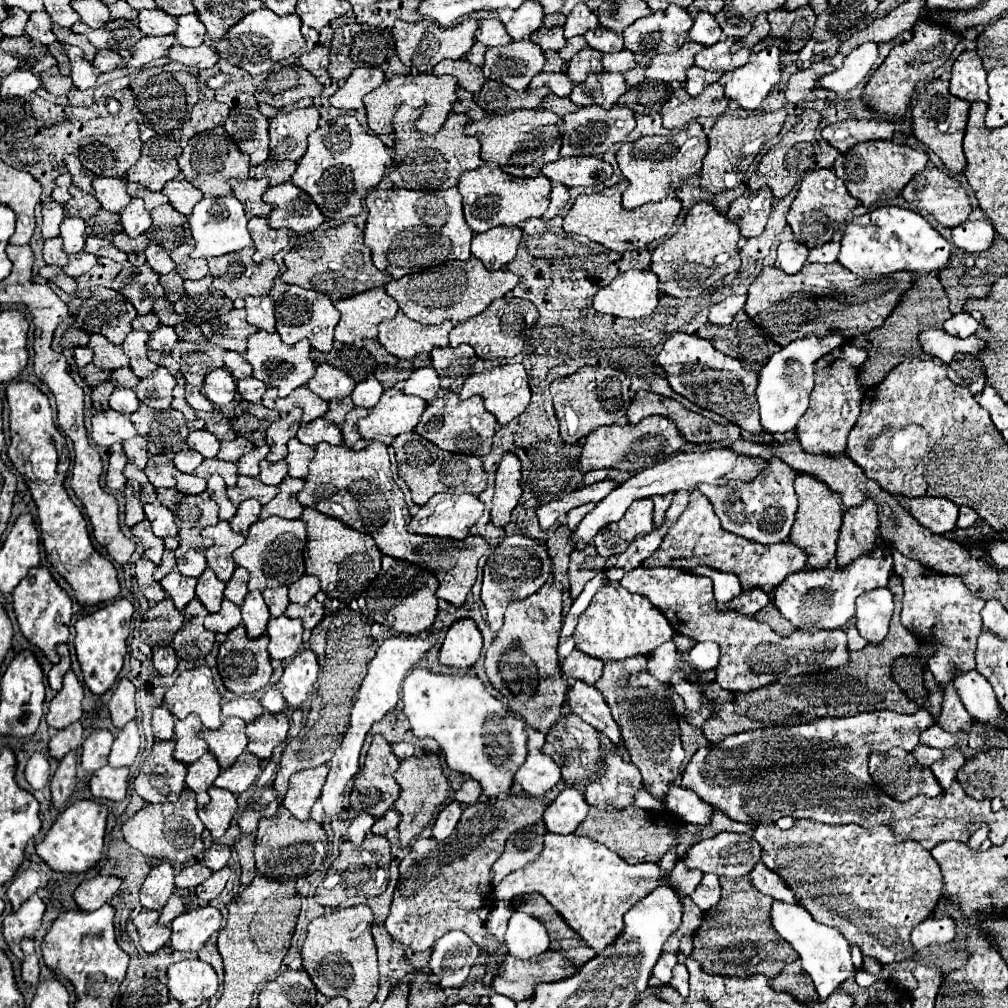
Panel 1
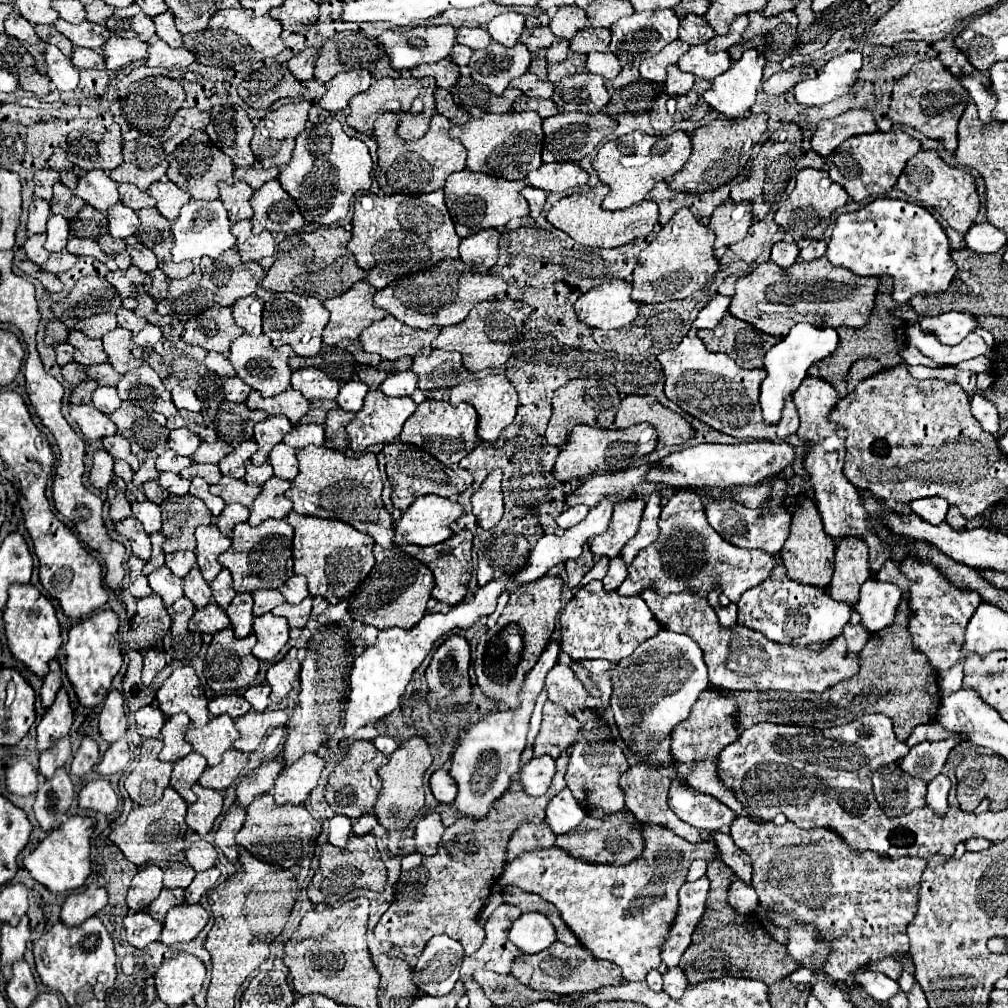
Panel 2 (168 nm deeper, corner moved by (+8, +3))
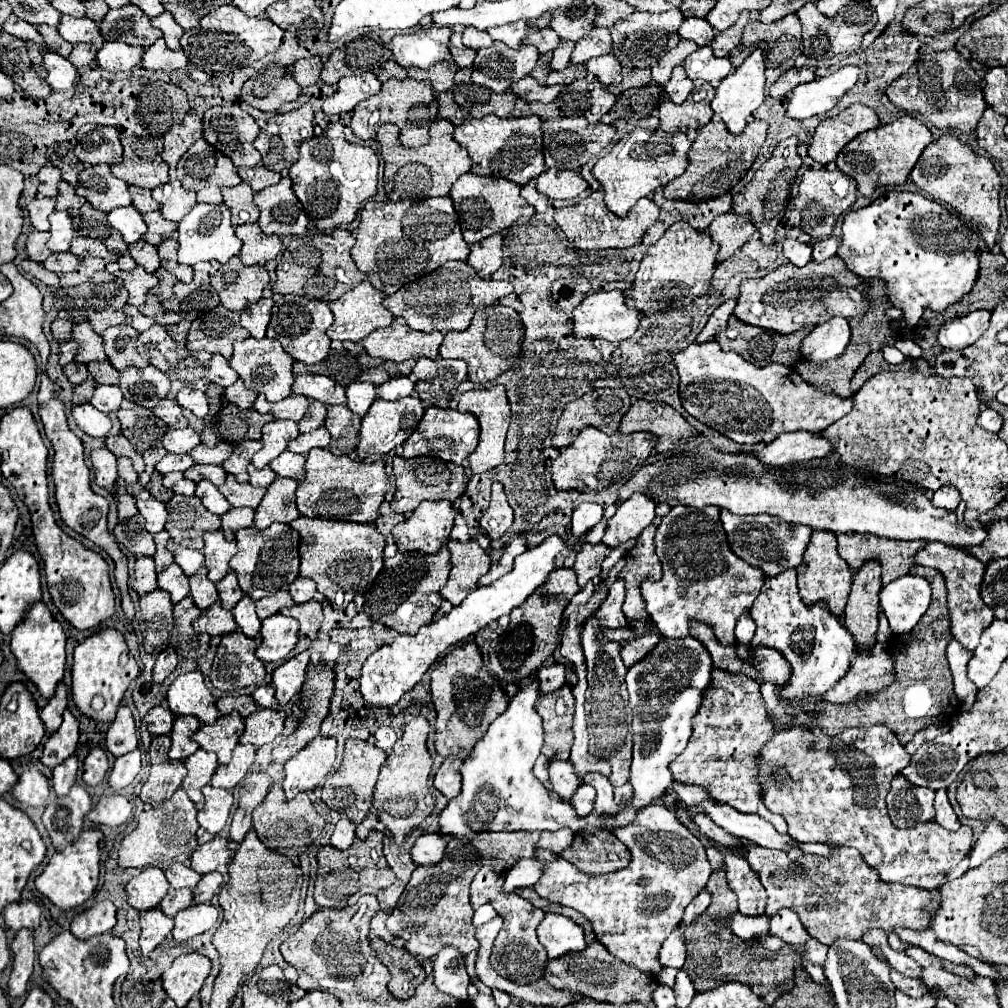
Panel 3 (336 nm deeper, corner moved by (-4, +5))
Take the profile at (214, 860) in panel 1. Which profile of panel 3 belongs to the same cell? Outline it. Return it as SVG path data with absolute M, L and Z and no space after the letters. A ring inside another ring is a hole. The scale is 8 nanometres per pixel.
M214 837L212 841L200 845L192 857L190 857L190 863L192 863L192 869L200 875L206 875L210 871L216 871L218 867L226 865L228 863L228 857L230 857L230 849L228 849L228 839L224 837Z

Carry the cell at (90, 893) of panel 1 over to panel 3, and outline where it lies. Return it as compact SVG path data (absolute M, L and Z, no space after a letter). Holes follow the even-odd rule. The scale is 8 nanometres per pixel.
M104 899L104 901L94 903L90 909L78 913L72 919L70 931L78 939L90 939L94 935L112 931L114 925L116 925L116 907L110 899Z

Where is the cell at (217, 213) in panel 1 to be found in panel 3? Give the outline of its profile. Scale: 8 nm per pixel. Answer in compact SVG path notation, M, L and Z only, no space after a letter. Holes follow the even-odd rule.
M198 203L180 223L178 223L178 261L184 265L196 265L200 261L220 261L226 263L230 257L238 255L242 249L242 241L236 237L232 221L230 221L230 211L224 203L220 205L206 205Z

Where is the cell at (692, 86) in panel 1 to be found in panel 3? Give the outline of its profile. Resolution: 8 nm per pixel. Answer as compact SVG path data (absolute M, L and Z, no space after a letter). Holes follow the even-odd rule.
M678 65L678 67L674 69L674 73L672 73L668 85L666 85L664 89L666 89L666 93L670 95L670 99L672 99L674 103L682 103L682 101L690 95L690 91L694 89L694 83L692 83L692 79L688 79L684 67Z

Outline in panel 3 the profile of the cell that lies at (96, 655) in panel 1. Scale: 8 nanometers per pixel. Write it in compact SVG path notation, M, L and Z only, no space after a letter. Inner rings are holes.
M106 627L106 629L96 631L94 635L82 639L74 649L72 695L74 695L76 707L86 717L90 717L94 721L114 721L120 699L136 675L138 675L138 665L128 653L128 645L124 641L124 635L114 627ZM98 697L102 699L102 705L96 707L94 699L98 699Z

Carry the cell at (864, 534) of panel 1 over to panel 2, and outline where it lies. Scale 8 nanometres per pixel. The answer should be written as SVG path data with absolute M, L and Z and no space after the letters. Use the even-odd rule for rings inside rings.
M846 537L836 547L834 577L830 583L832 599L856 607L856 599L864 581L872 577L868 565L868 545L858 537Z

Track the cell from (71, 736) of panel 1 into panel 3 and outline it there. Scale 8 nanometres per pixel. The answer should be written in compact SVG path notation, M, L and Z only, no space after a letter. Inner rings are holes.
M70 755L66 761L62 761L60 765L54 767L54 771L52 771L52 787L54 787L58 797L64 797L68 793L68 789L74 785L76 771L78 771L76 755Z

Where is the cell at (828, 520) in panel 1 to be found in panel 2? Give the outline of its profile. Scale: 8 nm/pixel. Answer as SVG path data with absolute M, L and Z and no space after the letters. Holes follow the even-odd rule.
M800 499L798 507L794 509L792 515L792 527L790 527L790 537L784 543L784 549L780 553L782 563L786 567L786 575L798 583L804 585L816 585L816 587L828 587L832 581L832 571L834 571L834 549L836 541L830 539L824 529L822 529L822 519L818 515L816 503L812 499Z

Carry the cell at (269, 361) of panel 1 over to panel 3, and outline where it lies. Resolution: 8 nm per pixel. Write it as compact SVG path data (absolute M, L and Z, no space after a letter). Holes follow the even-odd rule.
M248 337L244 341L234 343L234 355L230 359L230 365L236 369L244 385L256 393L264 393L268 401L280 401L286 399L292 393L292 383L294 383L294 373L292 373L292 363L294 359L290 353L286 353L276 339L254 339Z

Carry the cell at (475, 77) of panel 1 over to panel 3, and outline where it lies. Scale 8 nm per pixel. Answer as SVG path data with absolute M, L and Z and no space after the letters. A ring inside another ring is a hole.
M440 61L432 65L432 69L408 69L408 75L416 81L432 81L436 93L450 91L454 85L454 75L458 73L458 65L454 61Z

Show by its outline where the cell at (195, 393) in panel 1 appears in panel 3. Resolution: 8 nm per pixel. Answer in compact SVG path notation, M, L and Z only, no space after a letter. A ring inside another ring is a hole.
M184 387L176 401L184 407L184 409L190 409L196 417L204 417L208 415L208 399L204 395L204 391L198 391L198 389L192 389L192 387Z

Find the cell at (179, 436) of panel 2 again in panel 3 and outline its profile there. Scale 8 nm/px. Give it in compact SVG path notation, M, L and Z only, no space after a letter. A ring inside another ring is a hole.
M190 427L168 429L162 439L162 445L170 453L190 453L196 445L200 445L200 435Z

